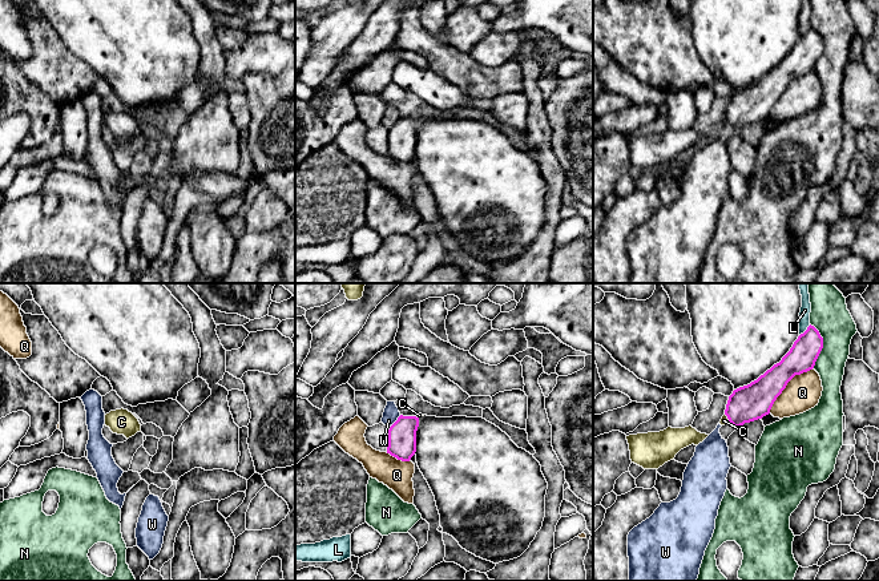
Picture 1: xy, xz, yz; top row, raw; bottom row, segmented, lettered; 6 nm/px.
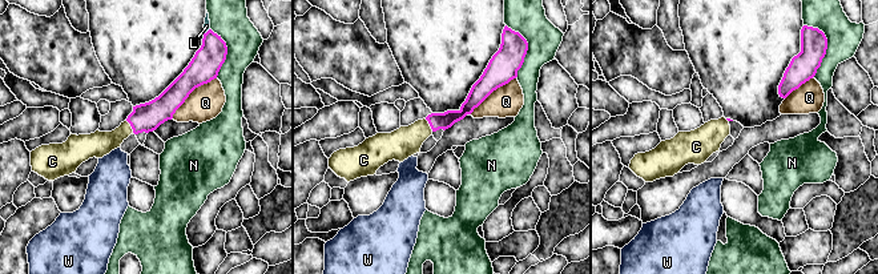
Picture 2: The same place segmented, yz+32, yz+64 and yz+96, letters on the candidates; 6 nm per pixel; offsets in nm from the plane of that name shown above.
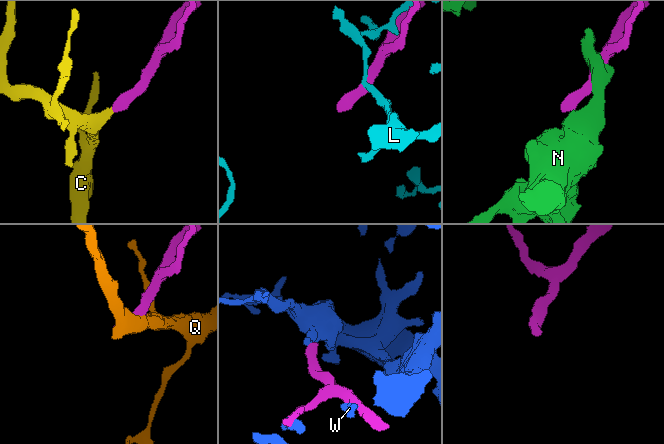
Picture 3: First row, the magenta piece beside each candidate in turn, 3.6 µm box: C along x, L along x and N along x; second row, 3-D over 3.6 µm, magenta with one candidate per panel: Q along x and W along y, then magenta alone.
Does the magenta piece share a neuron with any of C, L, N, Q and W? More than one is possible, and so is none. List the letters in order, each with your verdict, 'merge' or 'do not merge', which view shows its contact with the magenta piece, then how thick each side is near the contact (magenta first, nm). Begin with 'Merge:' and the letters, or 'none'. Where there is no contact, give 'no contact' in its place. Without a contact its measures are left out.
Merge: C
C: merge; contact in yz; calibres 220 and 50 nm
L: do not merge; contact in yz; calibres 170 and 60 nm
N: do not merge; contact in yz; calibres 170 and 220 nm
Q: do not merge; contact in yz; calibres 220 and 220 nm
W: do not merge; contact in xz; calibres 180 and 100 nm

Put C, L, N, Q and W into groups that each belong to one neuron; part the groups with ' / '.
C / L / N / Q / W

